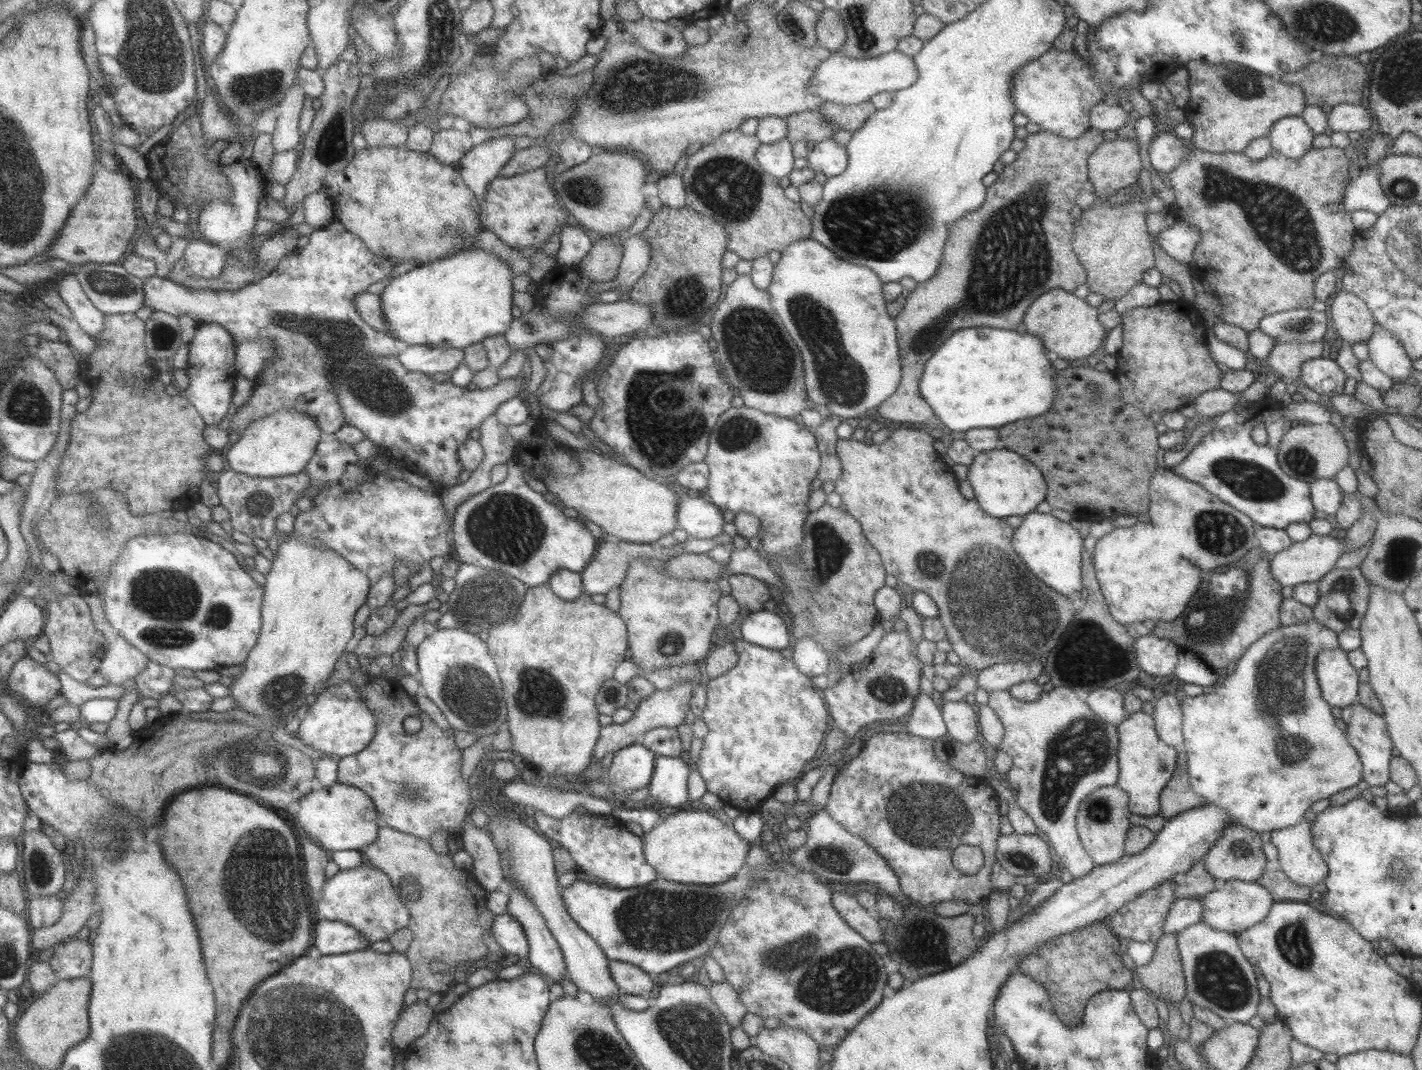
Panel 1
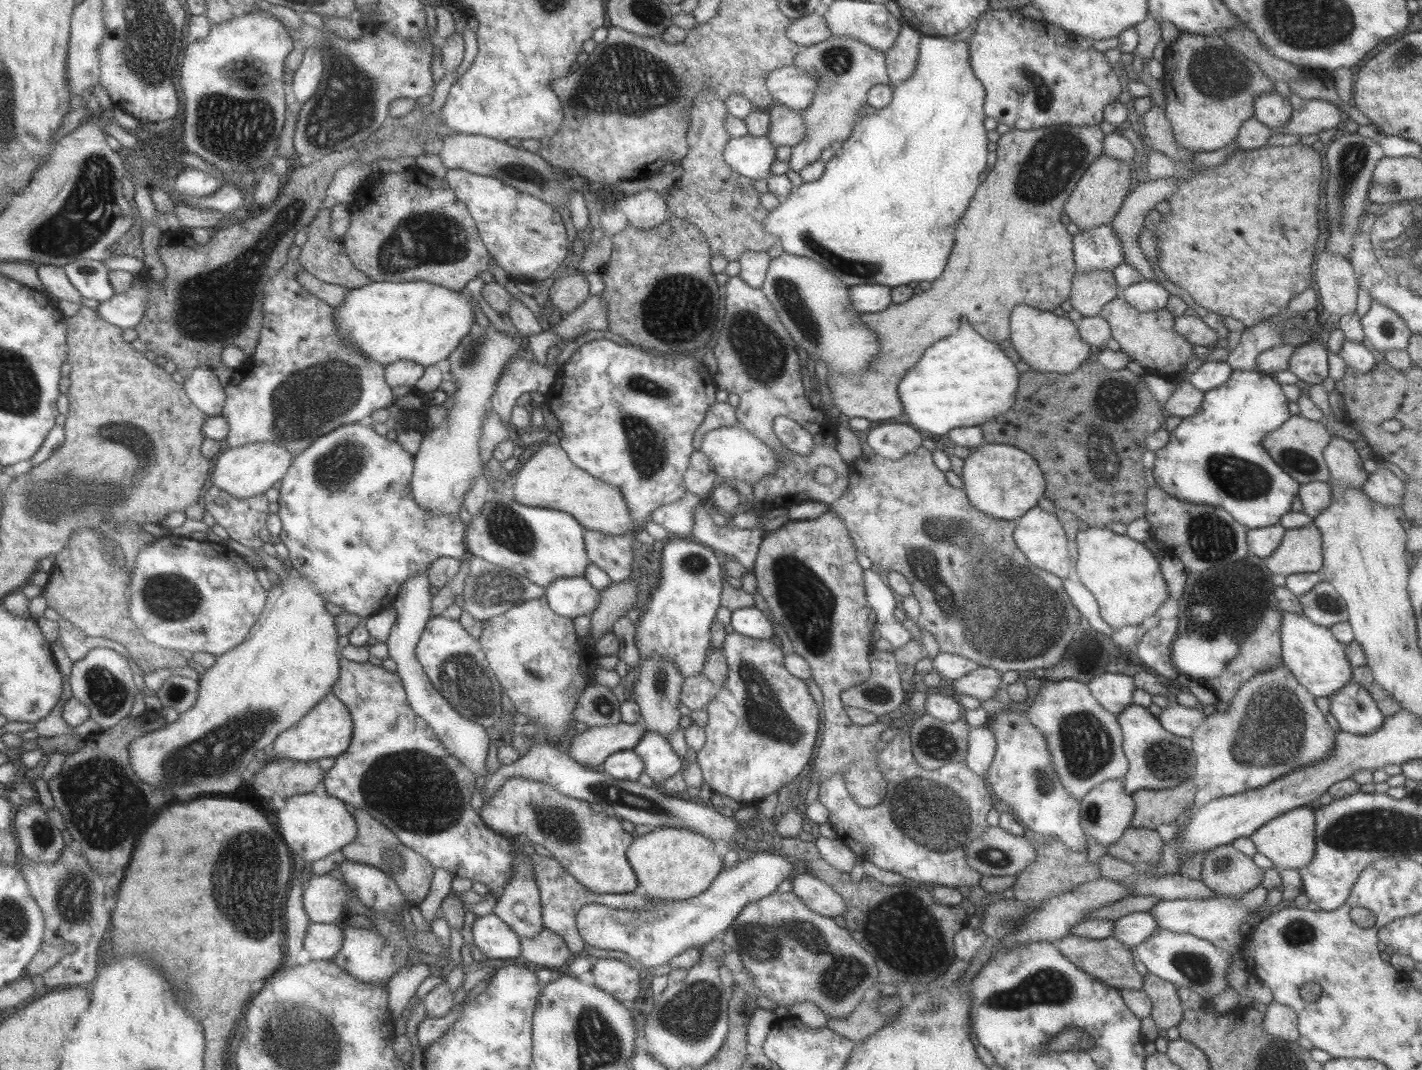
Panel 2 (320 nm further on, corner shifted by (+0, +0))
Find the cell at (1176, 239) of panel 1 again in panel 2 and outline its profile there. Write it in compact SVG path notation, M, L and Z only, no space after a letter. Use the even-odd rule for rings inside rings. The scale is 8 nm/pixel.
M1111 224L1082 230L1073 240L1075 275L1092 271L1110 271L1124 263L1124 247Z

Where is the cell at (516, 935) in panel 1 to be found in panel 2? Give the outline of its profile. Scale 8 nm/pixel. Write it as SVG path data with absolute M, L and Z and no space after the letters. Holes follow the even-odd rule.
M494 912L478 917L473 923L473 945L487 958L520 961L521 937Z

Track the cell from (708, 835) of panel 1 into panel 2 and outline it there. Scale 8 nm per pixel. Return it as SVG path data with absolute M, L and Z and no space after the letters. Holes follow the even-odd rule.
M660 827L637 836L628 847L627 859L639 884L646 889L646 898L651 901L678 901L698 896L712 884L724 870L722 854L722 849L714 841L696 831Z

